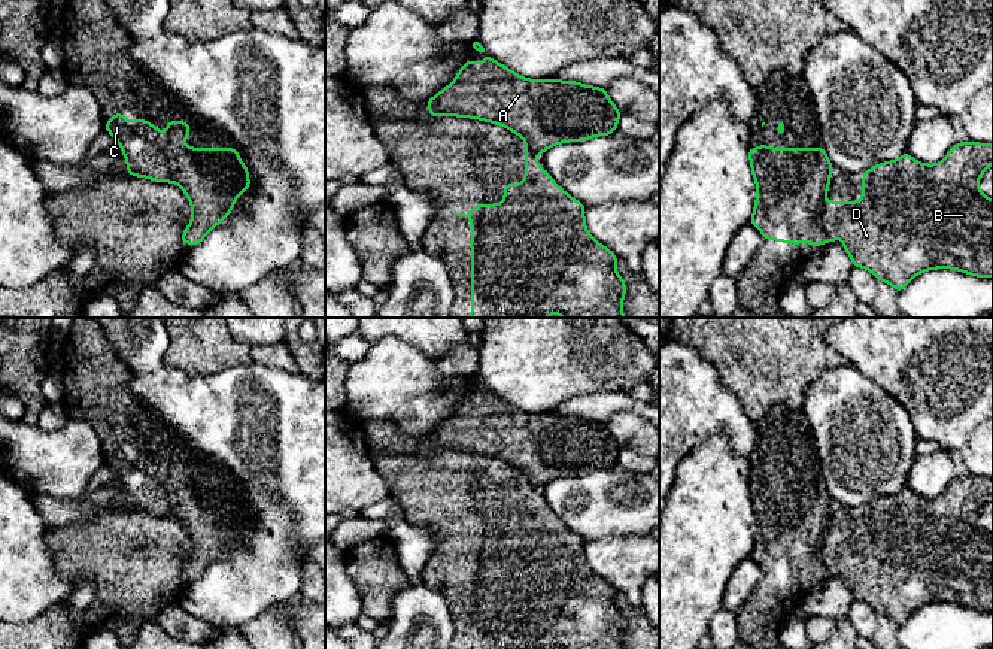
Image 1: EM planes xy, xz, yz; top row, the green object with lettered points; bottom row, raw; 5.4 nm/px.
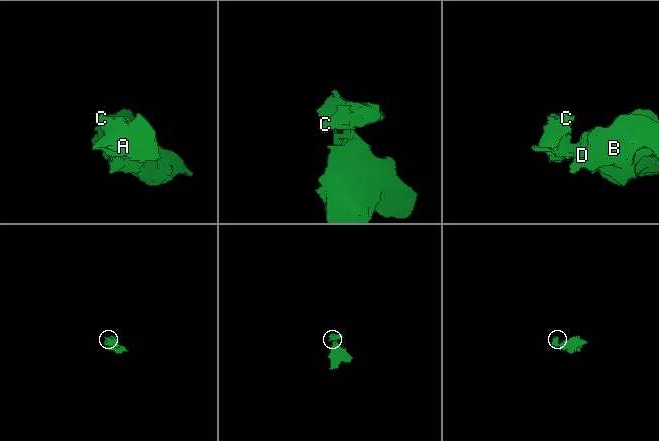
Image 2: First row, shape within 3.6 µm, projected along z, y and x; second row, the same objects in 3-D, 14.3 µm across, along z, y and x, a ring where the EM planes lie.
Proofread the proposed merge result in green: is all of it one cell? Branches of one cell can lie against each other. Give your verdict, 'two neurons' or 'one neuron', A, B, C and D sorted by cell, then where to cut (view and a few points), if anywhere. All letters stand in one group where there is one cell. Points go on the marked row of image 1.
two neurons; groups A C / B D; cut yz (822, 200), (819, 223), (825, 240)

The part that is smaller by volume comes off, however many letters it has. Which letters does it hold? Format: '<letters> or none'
A, C

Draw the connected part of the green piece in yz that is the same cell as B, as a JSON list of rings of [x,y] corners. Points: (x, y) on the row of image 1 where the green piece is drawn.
[[[968,140],[954,143],[938,164],[923,164],[908,152],[898,160],[865,170],[862,201],[822,201],[819,219],[825,242],[838,237],[853,267],[868,269],[878,280],[902,292],[918,273],[933,269],[954,269],[978,278],[993,278],[993,200],[978,188],[981,175],[993,164],[993,145]]]

